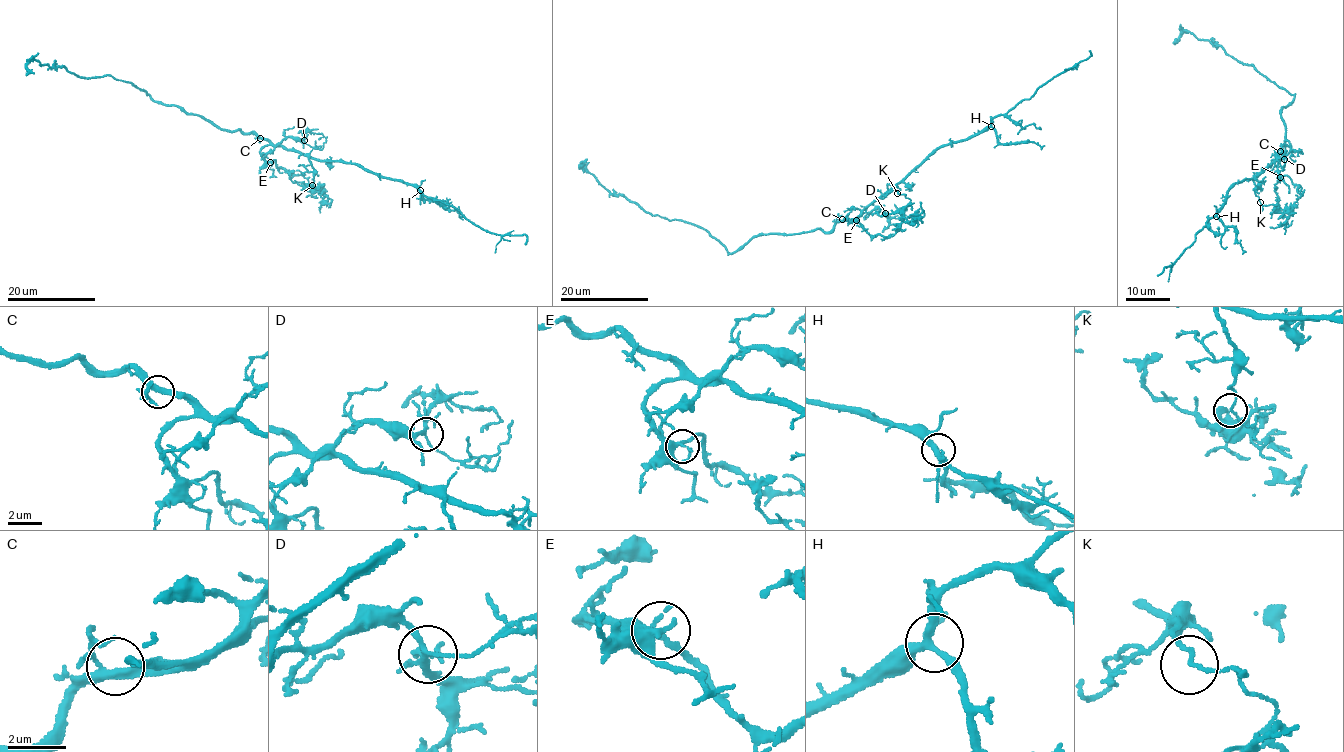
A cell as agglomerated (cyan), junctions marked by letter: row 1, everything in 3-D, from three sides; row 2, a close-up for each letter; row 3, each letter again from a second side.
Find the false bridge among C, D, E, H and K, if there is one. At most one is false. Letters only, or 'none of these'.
K

